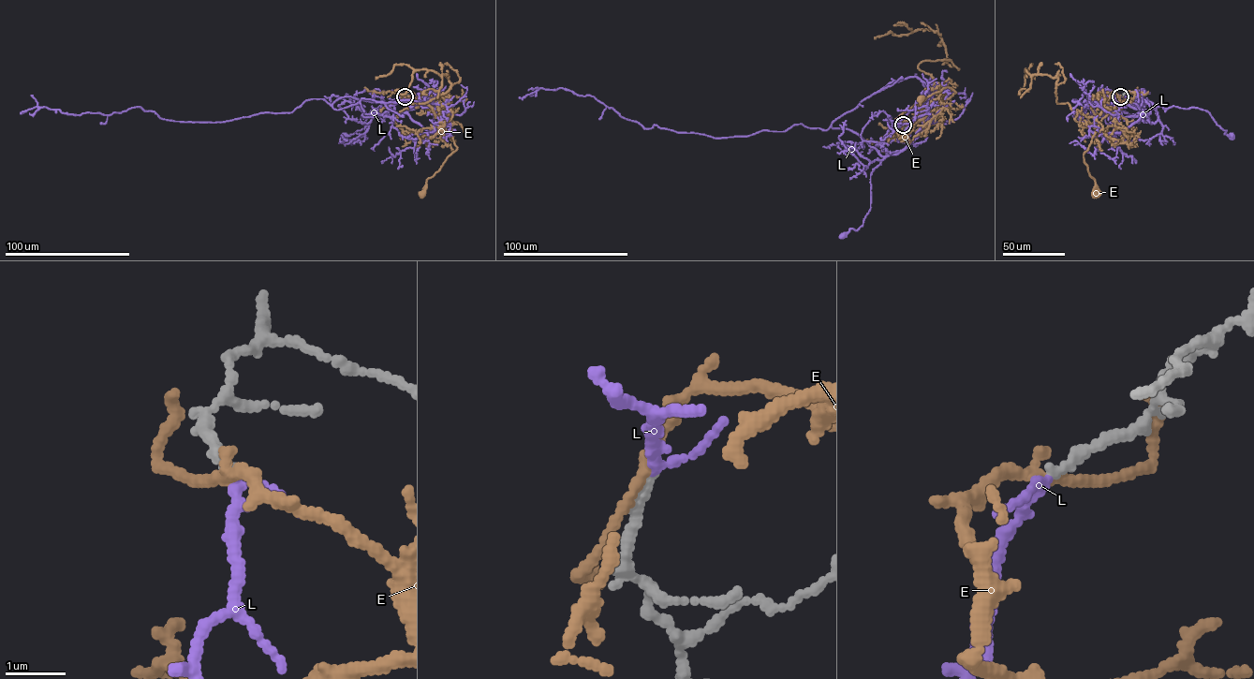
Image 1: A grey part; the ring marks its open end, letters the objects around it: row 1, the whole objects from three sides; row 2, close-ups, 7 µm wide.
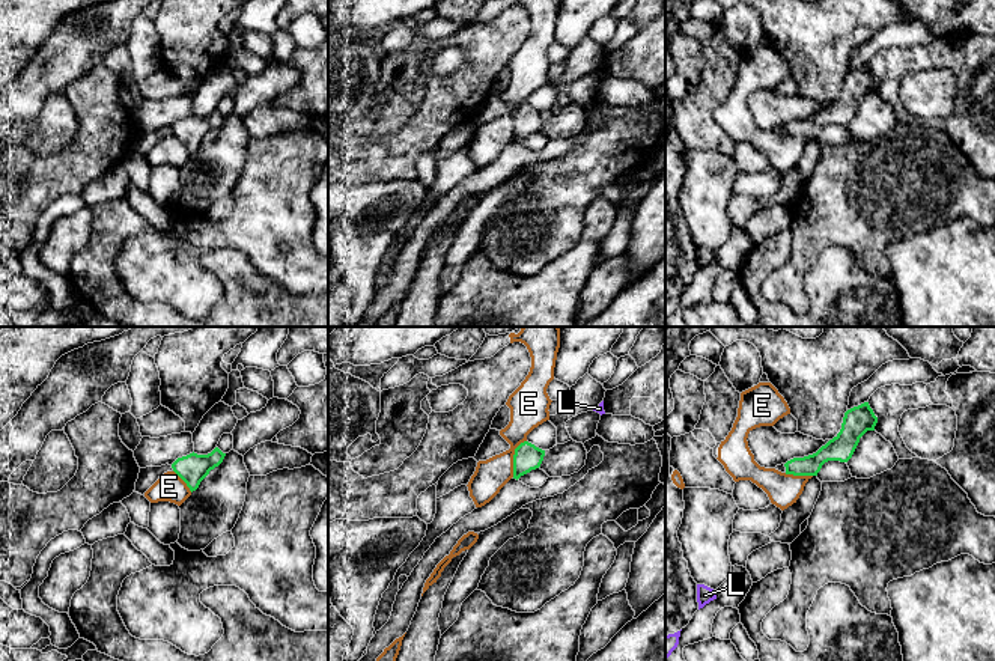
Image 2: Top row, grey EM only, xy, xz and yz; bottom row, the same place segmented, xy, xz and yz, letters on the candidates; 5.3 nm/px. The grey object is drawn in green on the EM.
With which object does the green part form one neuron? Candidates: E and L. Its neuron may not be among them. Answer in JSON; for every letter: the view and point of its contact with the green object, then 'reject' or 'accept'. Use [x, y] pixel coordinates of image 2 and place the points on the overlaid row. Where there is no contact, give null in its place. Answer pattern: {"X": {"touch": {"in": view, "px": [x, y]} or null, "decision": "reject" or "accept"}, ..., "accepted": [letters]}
{"E": {"touch": {"in": "xz", "px": [514, 458]}, "decision": "reject"}, "L": {"touch": null, "decision": "accept"}, "accepted": ["L"]}

